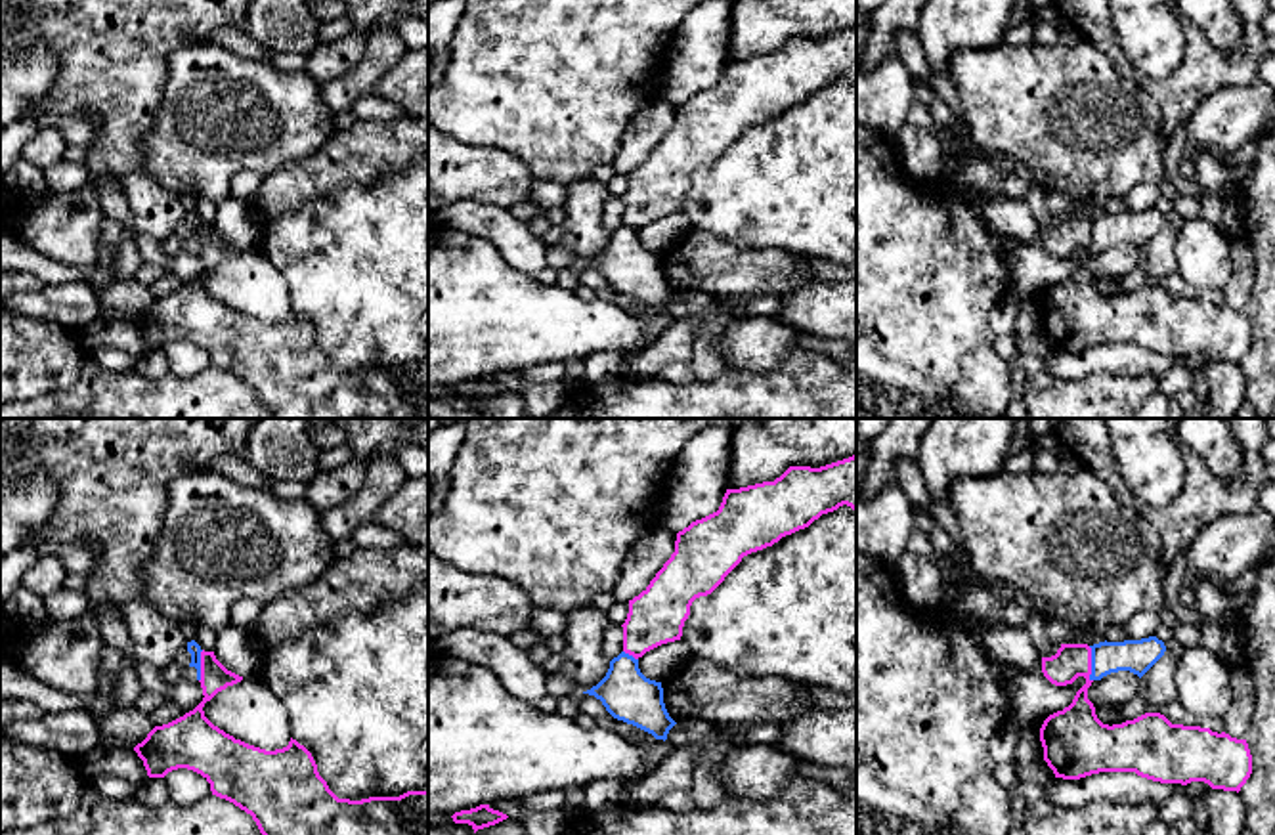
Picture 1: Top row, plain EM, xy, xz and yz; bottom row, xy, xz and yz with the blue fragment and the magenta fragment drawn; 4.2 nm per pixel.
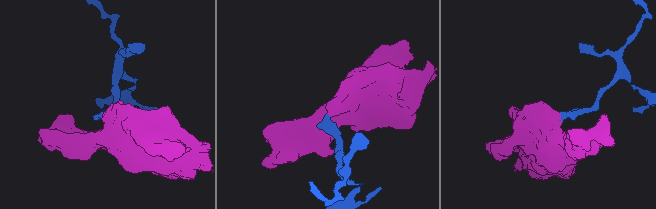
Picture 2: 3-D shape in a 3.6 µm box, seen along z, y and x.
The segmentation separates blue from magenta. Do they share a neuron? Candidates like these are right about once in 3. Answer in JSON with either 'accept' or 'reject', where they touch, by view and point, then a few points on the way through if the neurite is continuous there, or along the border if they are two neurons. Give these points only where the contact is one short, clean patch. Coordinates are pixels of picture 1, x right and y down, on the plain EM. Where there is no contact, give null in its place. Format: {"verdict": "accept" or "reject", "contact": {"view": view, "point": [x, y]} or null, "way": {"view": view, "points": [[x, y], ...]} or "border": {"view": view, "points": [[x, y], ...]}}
{"verdict": "reject", "contact": {"view": "yz", "point": [1092, 235]}, "border": {"view": "yz", "points": [[1088, 218], [1092, 253]]}}

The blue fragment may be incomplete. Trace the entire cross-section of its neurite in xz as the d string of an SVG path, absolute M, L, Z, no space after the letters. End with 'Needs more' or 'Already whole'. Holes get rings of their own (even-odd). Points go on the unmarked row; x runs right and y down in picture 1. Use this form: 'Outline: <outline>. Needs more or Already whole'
Outline: M625 224L610 233L604 250L583 266L600 271L614 290L633 296L656 311L665 313L677 296L665 281L661 254L646 250L638 241L638 231Z. Already whole

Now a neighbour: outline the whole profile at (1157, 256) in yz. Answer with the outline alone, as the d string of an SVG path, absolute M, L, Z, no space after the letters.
M1166 222L1164 227L1141 248L1139 266L1147 277L1164 277L1176 271L1176 233L1178 225Z

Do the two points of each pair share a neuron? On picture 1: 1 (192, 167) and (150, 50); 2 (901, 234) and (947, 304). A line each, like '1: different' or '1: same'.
1: different
2: same

